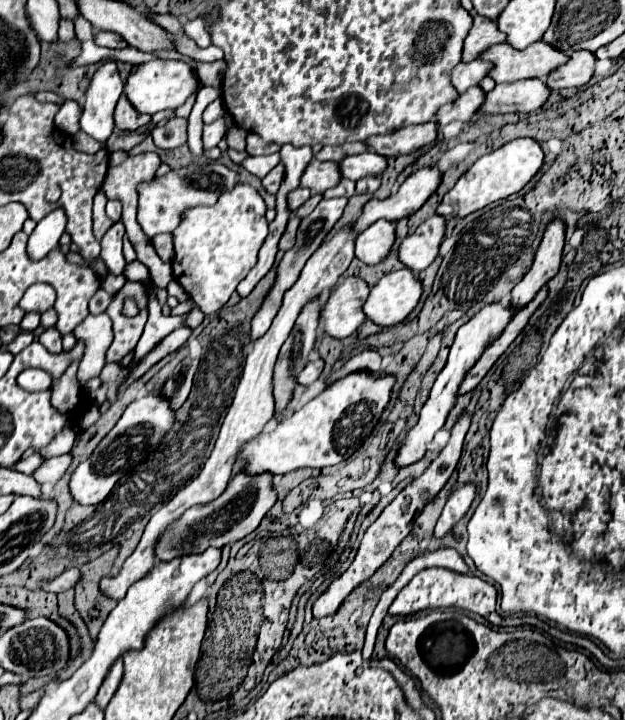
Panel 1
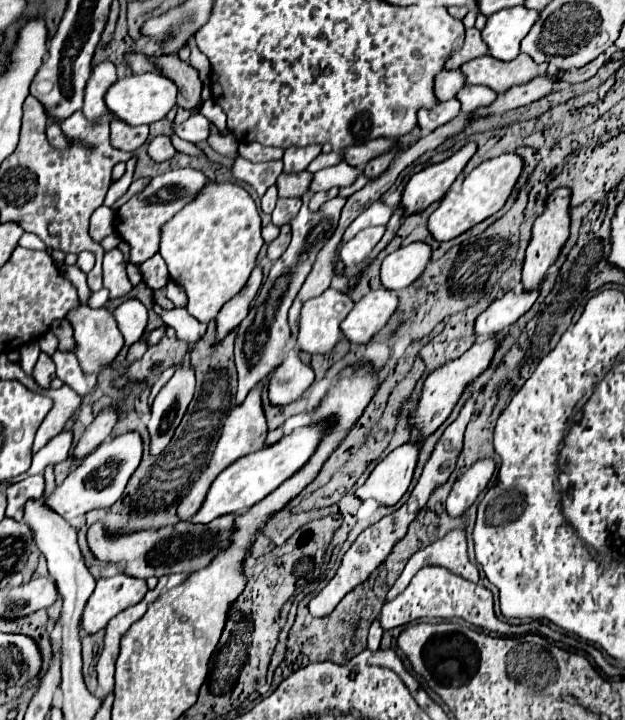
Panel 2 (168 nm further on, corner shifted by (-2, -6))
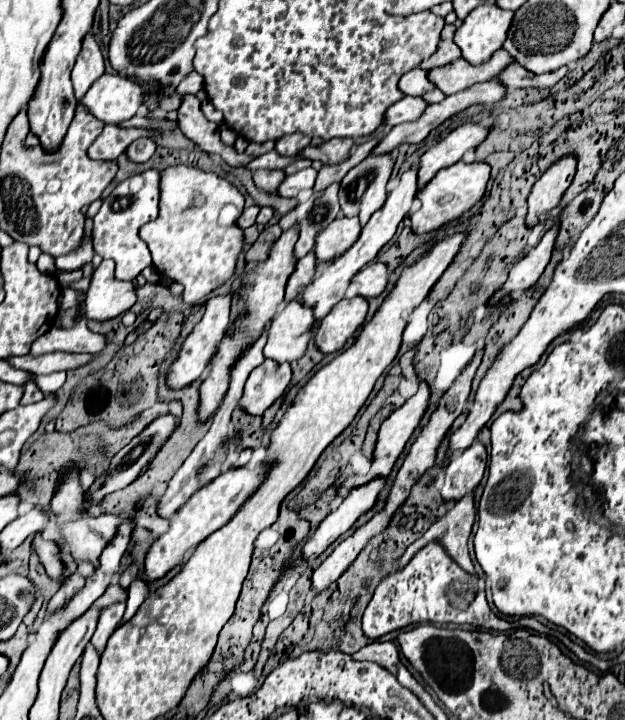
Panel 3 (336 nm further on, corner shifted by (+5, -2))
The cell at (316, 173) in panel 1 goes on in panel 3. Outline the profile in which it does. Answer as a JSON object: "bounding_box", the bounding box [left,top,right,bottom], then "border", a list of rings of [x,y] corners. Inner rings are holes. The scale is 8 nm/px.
{"bounding_box":[252,170,284,192],"border":[[[256,170],[256,172],[252,172],[252,180],[260,190],[274,192],[278,188],[280,180],[284,180],[284,172],[282,170]]]}

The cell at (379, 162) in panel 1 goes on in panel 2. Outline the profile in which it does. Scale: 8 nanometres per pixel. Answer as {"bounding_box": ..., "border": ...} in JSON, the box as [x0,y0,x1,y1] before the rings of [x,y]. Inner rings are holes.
{"bounding_box":[311,162,361,192],"border":[[[339,162],[335,166],[323,168],[321,172],[317,172],[313,176],[313,184],[311,190],[319,192],[319,190],[331,190],[331,188],[345,188],[351,186],[359,176],[361,176],[361,168],[351,166],[347,162]]]}

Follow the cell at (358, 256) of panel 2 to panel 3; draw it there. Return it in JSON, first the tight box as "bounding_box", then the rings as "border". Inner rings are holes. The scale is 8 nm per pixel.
{"bounding_box":[314,216,360,262],"border":[[[338,216],[332,224],[328,224],[328,228],[316,234],[314,254],[318,262],[328,262],[338,258],[344,250],[348,250],[356,242],[358,236],[360,236],[358,218]]]}

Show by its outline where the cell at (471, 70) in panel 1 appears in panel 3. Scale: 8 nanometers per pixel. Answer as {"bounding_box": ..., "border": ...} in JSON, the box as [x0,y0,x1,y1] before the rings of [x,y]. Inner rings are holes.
{"bounding_box":[398,68,432,96],"border":[[[414,68],[412,72],[406,72],[400,82],[398,88],[404,96],[422,96],[426,90],[432,90],[432,84],[428,84],[426,78],[426,70],[422,68]]]}

